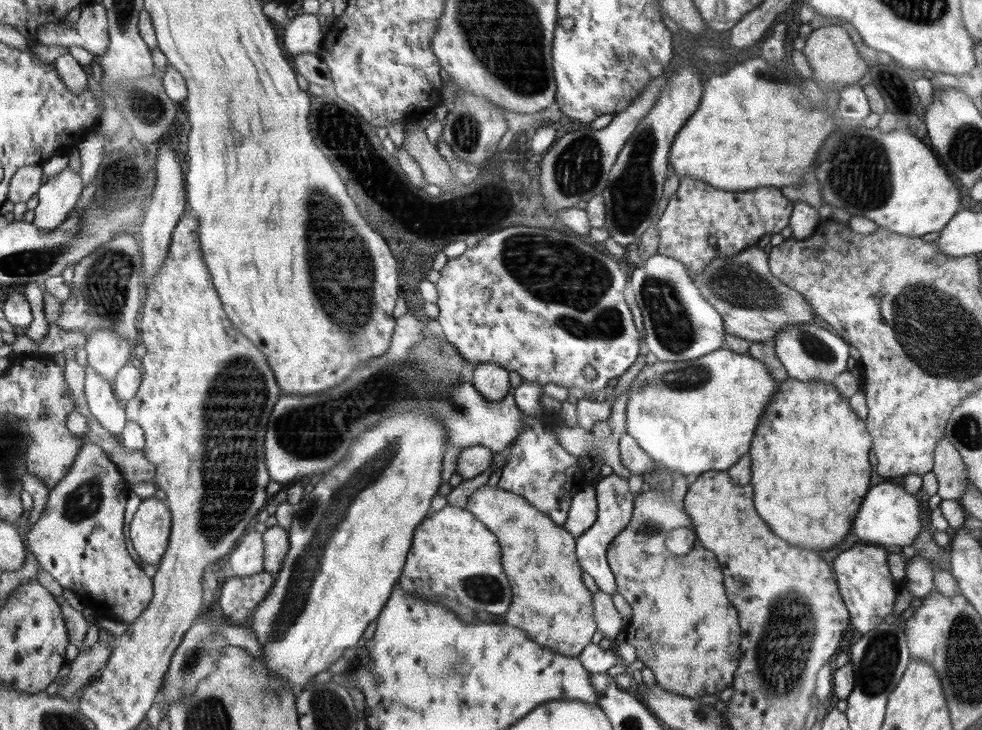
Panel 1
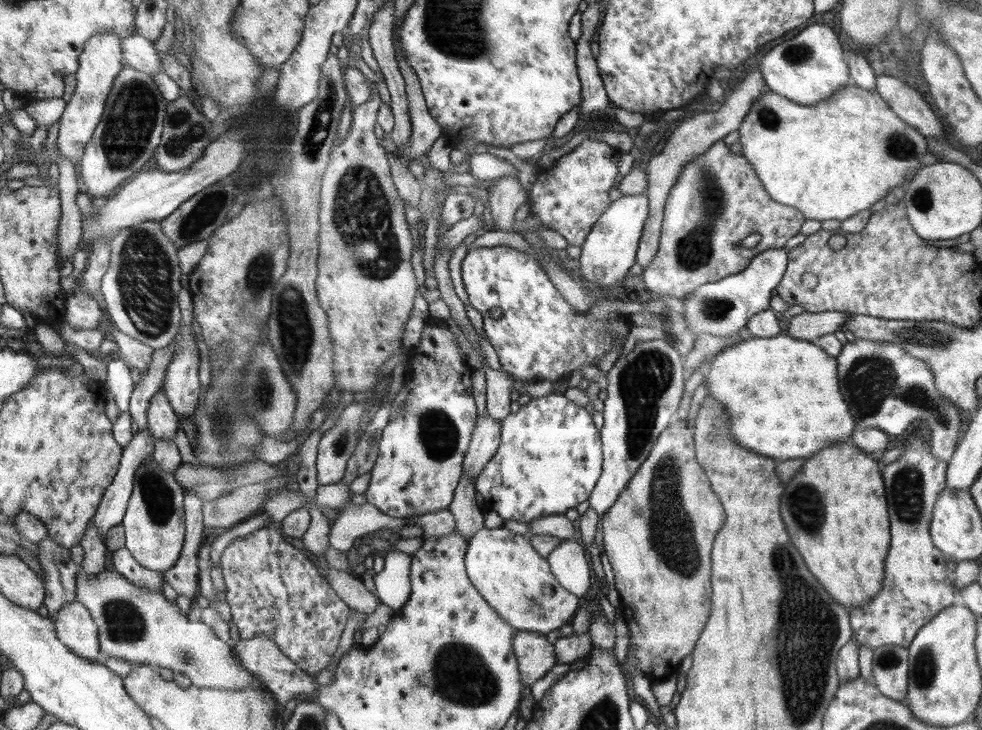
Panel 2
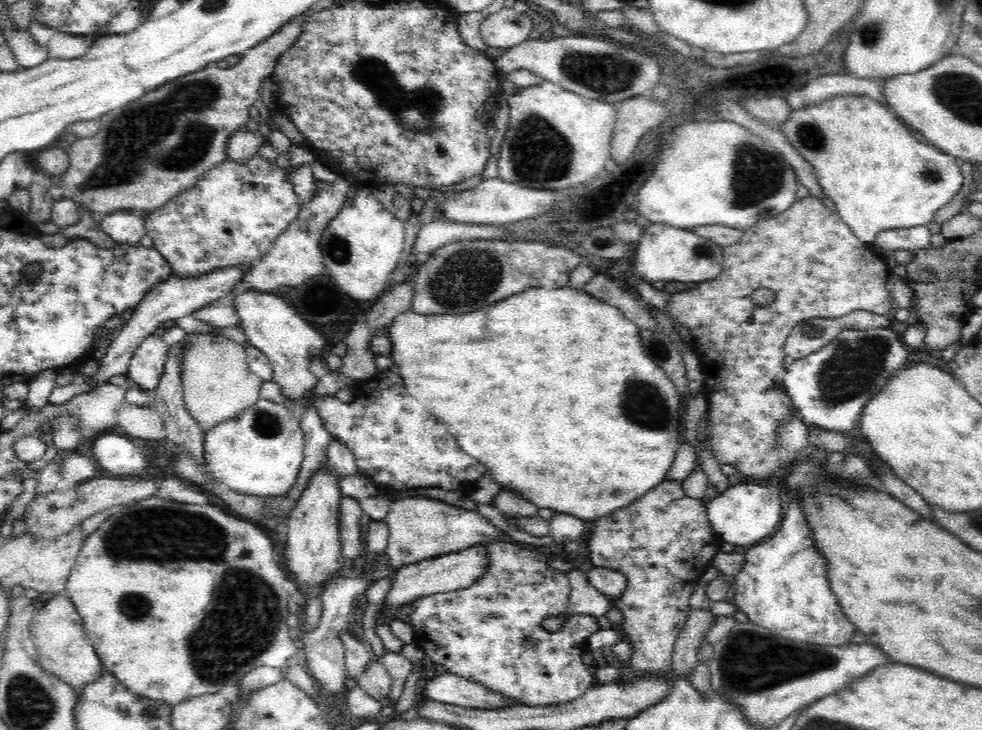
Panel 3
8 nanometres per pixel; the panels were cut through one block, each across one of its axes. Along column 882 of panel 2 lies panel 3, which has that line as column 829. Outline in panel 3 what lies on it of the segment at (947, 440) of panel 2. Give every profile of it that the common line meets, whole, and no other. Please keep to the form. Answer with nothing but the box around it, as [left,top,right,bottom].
[782,328,908,433]

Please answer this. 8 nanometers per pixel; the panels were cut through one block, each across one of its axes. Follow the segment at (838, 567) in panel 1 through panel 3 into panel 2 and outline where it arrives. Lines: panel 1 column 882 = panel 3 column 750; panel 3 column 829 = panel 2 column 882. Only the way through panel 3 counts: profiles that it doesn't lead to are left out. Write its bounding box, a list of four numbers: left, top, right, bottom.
[849,434,956,648]

